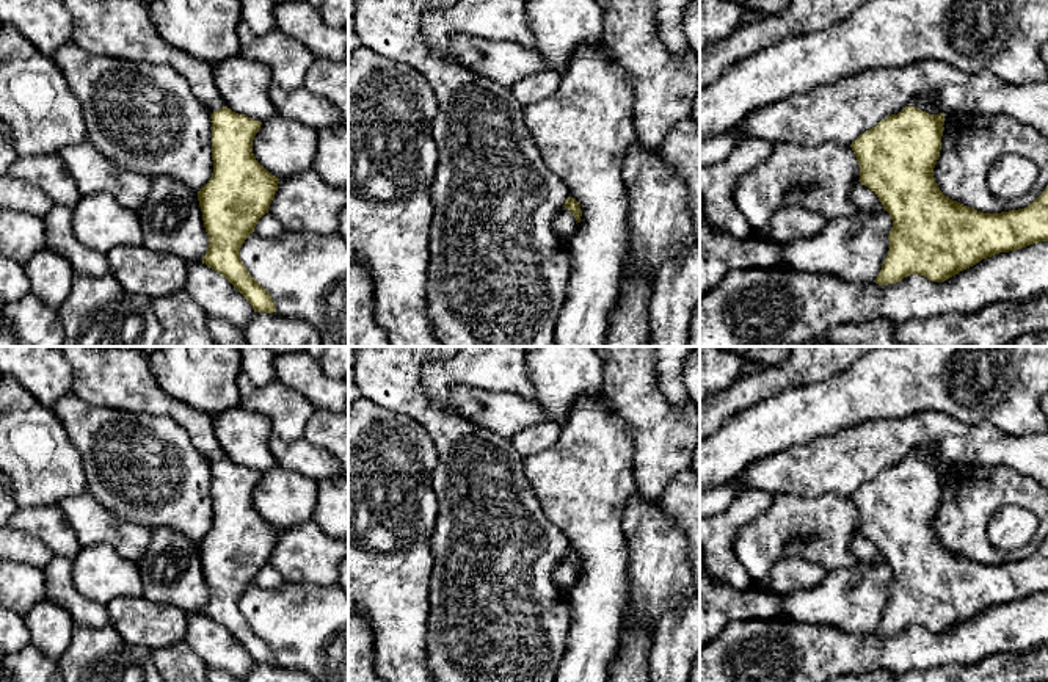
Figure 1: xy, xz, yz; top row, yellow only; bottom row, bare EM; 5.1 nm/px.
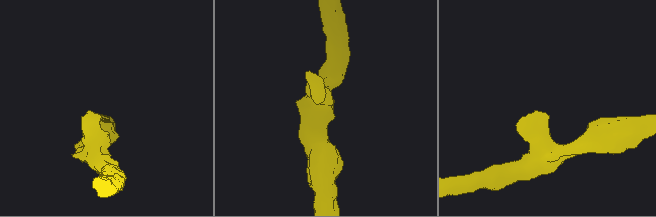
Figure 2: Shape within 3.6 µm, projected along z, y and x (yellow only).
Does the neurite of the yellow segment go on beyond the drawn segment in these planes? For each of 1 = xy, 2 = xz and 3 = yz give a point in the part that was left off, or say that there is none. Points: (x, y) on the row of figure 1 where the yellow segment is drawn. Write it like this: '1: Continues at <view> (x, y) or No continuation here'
1: No continuation here
2: No continuation here
3: No continuation here

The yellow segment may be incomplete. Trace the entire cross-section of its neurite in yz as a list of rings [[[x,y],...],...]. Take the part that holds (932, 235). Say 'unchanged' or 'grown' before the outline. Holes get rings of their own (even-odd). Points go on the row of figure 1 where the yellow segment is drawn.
unchanged | [[[912,105],[880,121],[852,144],[860,165],[860,183],[874,191],[893,219],[890,251],[874,281],[879,285],[901,282],[910,274],[944,282],[982,259],[1048,241],[1048,185],[1028,207],[984,213],[941,193],[933,168],[941,151],[944,114],[929,114]]]

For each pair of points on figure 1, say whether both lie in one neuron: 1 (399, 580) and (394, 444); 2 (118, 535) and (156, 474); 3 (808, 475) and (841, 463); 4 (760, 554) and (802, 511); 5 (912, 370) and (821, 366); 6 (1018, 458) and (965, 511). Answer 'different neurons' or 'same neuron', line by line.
1: same neuron
2: different neurons
3: same neuron
4: same neuron
5: different neurons
6: different neurons

